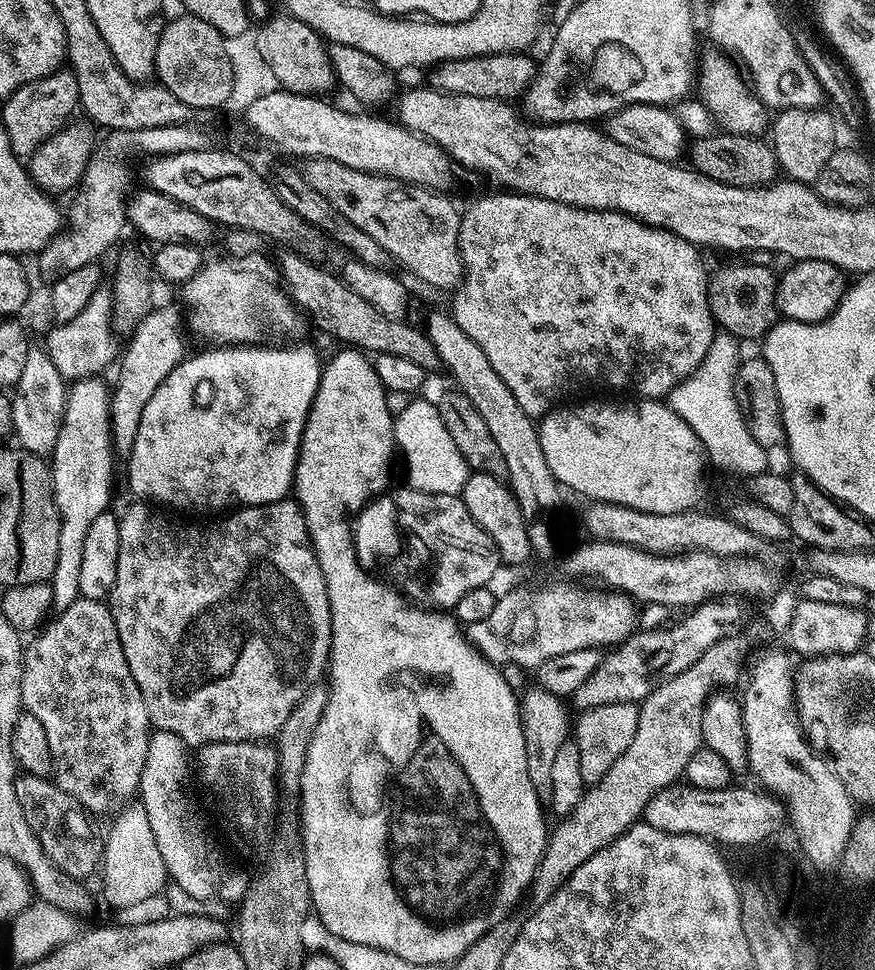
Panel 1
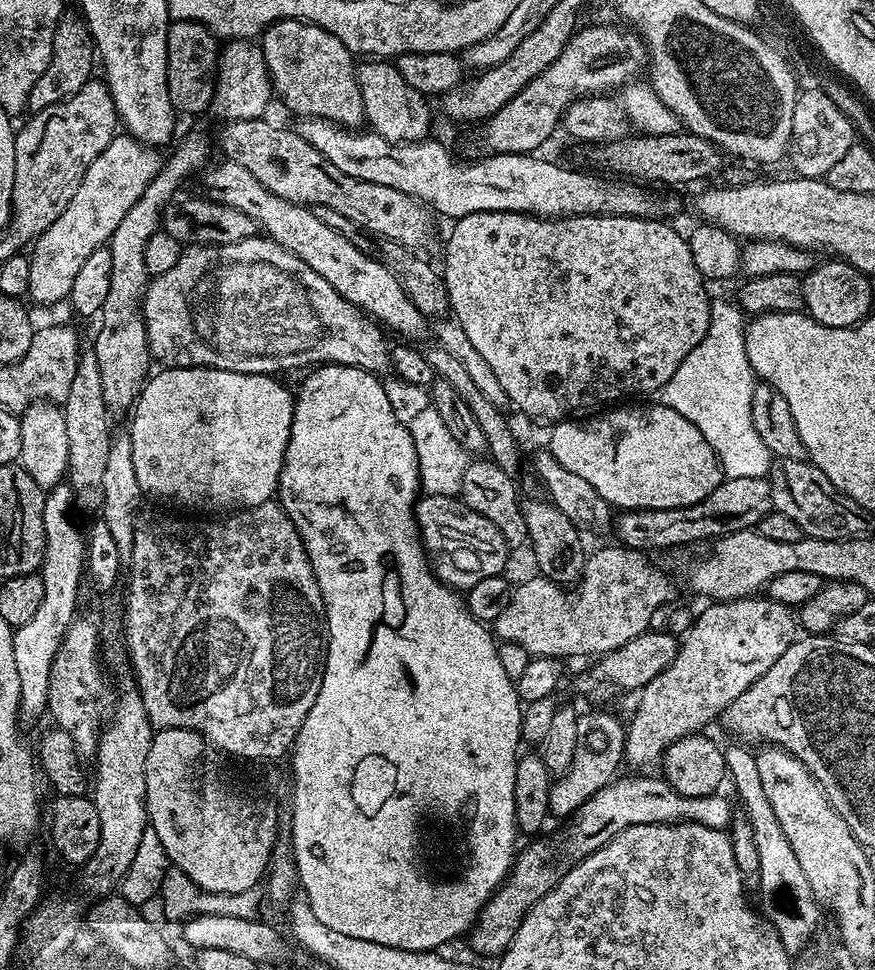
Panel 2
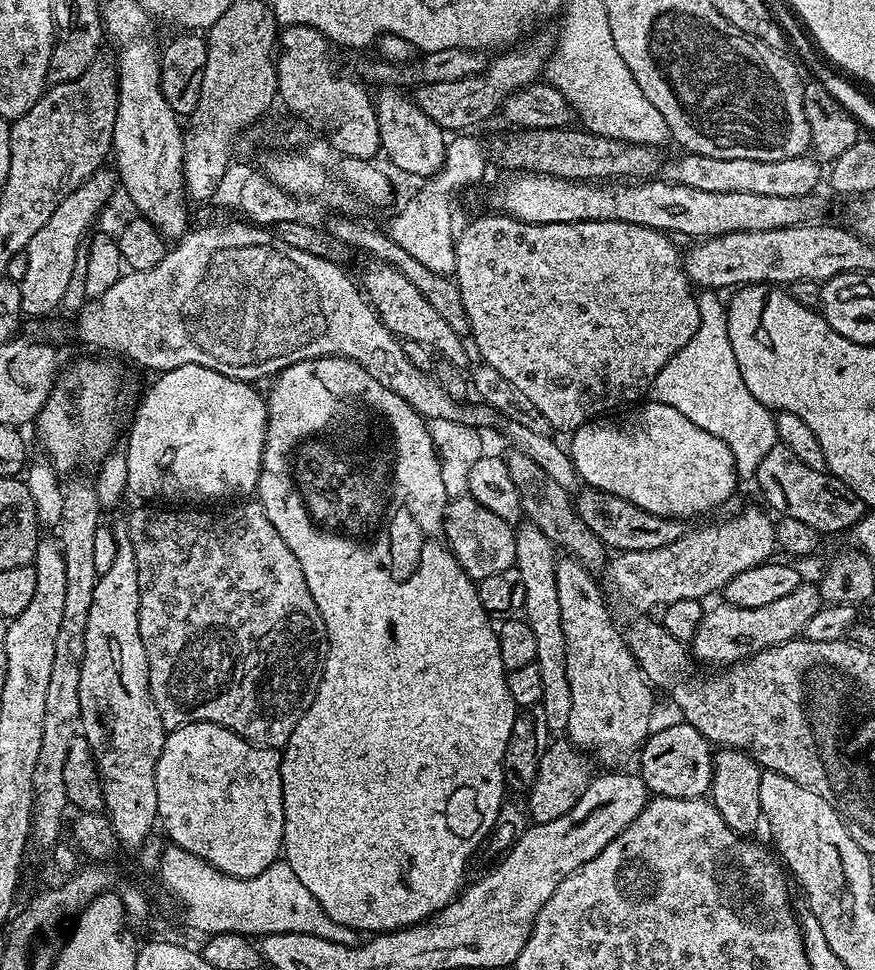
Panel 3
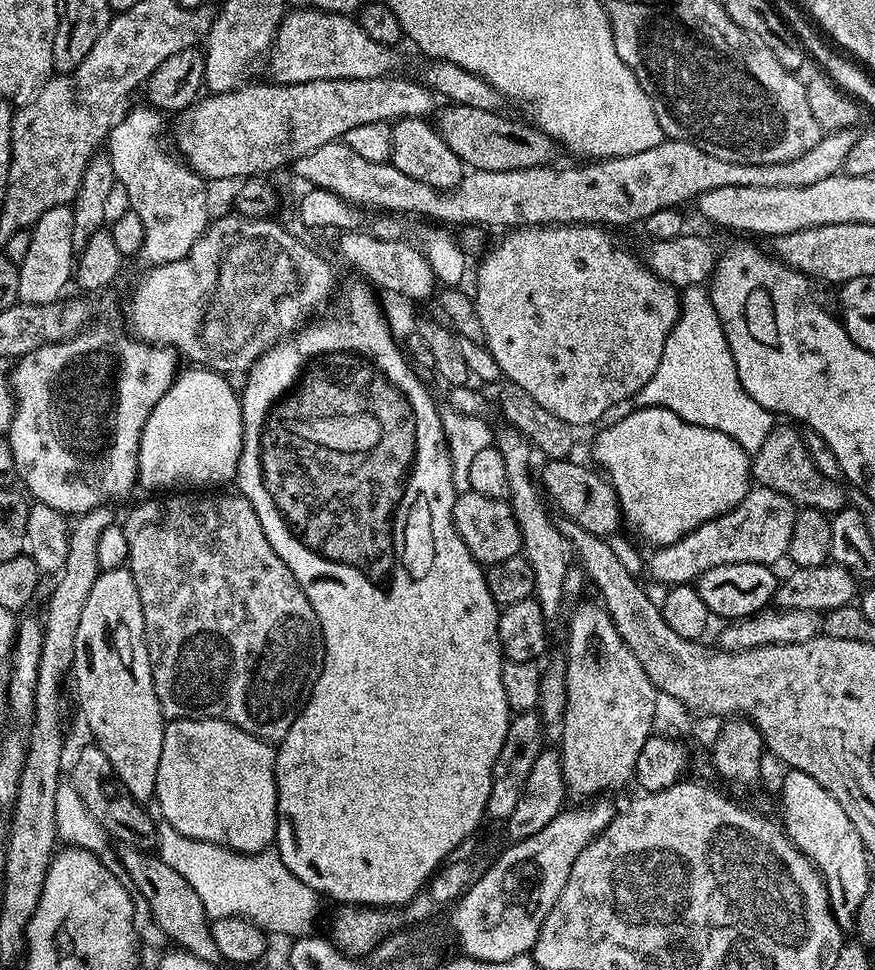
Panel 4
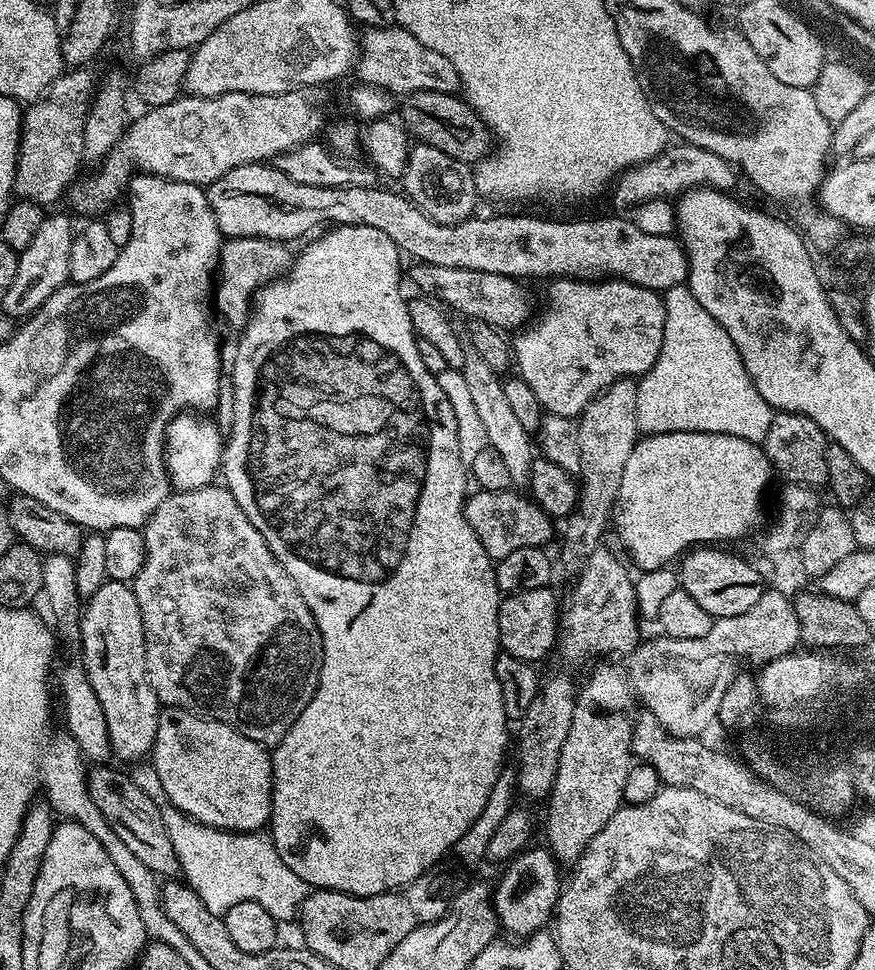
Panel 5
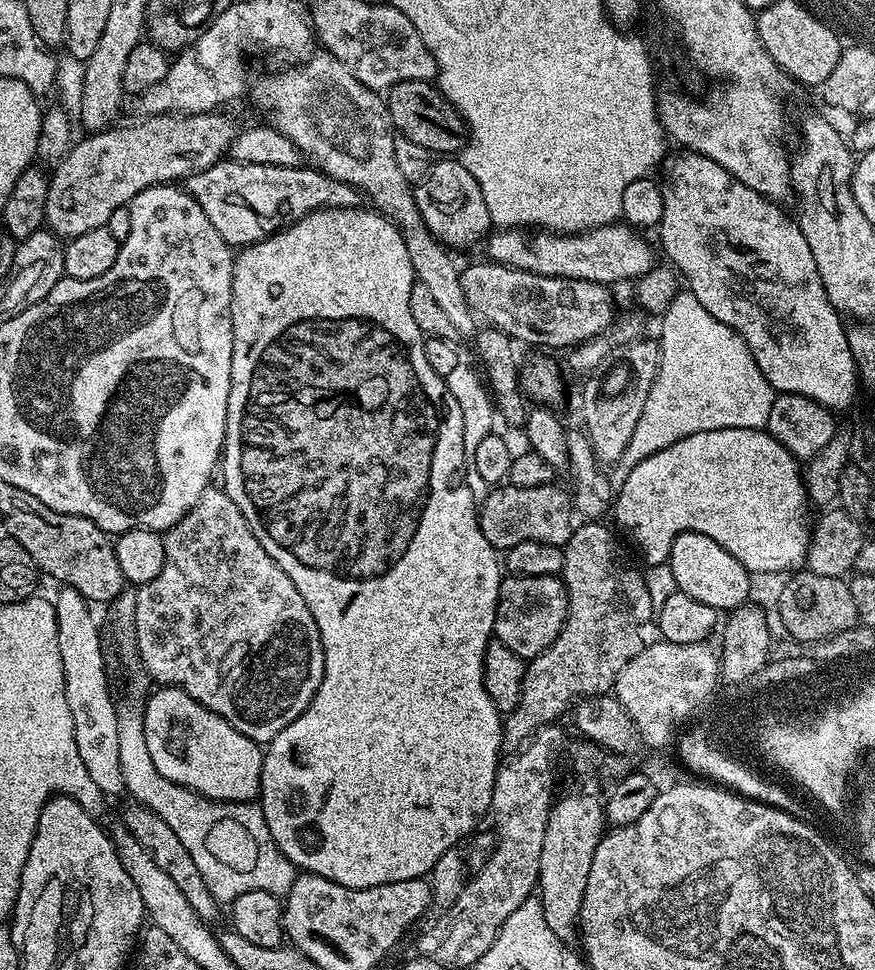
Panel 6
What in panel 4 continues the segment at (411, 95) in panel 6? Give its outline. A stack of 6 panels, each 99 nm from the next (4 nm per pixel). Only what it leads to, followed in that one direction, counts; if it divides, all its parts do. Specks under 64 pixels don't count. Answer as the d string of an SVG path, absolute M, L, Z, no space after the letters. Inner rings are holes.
M449 103L444 108L441 107L434 116L434 127L437 134L458 154L458 158L464 165L472 170L490 170L491 172L501 172L502 170L522 170L523 168L543 168L549 163L548 160L555 152L558 152L557 145L540 128L531 123L523 124L520 120L507 120L500 112L487 112L471 108L465 104Z

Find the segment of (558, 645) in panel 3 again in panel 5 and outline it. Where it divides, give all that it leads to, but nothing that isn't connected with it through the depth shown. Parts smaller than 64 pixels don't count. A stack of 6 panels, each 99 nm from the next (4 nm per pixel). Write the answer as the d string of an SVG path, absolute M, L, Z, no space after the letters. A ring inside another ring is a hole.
M466 334L461 335L460 341L462 342L463 356L461 372L465 379L466 387L469 389L469 395L473 398L474 407L477 408L477 413L481 417L482 426L486 429L488 445L497 450L498 454L505 460L513 485L525 485L532 471L532 461L536 458L531 433L526 431L519 419L515 417L511 405L508 405L505 388L499 373L496 373L479 357L478 350L474 347L474 342L469 340Z

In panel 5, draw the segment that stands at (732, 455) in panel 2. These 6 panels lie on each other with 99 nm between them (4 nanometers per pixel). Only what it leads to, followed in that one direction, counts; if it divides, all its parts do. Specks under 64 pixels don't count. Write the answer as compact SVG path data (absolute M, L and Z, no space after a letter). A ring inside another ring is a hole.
M693 303L692 332L682 328L683 318L676 312L666 316L663 327L664 339L662 350L654 366L646 373L649 379L656 379L656 401L652 409L642 410L638 414L638 426L641 433L654 432L721 432L738 438L762 442L766 438L766 430L770 430L770 422L774 409L758 394L758 386L746 374L746 366L726 330L710 318L703 306ZM668 354L696 354L696 362L688 360L688 364L680 362L678 370L662 370L660 361Z

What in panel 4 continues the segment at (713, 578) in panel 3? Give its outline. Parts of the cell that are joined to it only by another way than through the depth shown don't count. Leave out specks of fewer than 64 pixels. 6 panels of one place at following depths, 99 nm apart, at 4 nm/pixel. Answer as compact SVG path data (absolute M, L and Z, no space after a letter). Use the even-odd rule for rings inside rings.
M749 487L746 498L726 514L698 526L678 542L657 547L648 560L651 579L665 586L692 584L714 566L738 562L775 565L775 560L783 561L788 555L797 511L797 505L790 498L769 488Z

